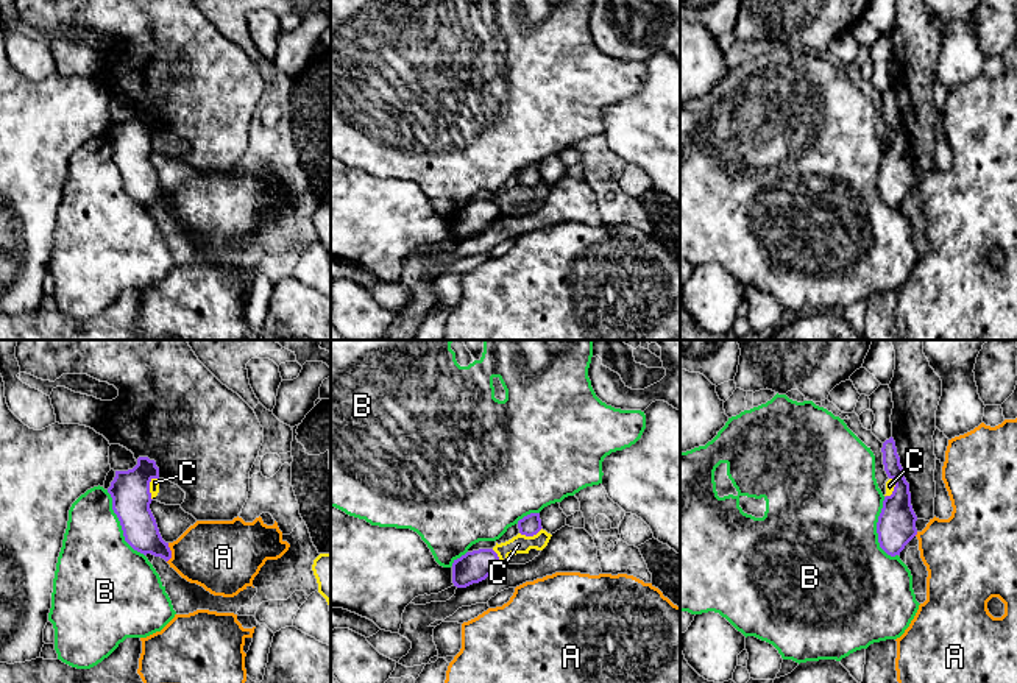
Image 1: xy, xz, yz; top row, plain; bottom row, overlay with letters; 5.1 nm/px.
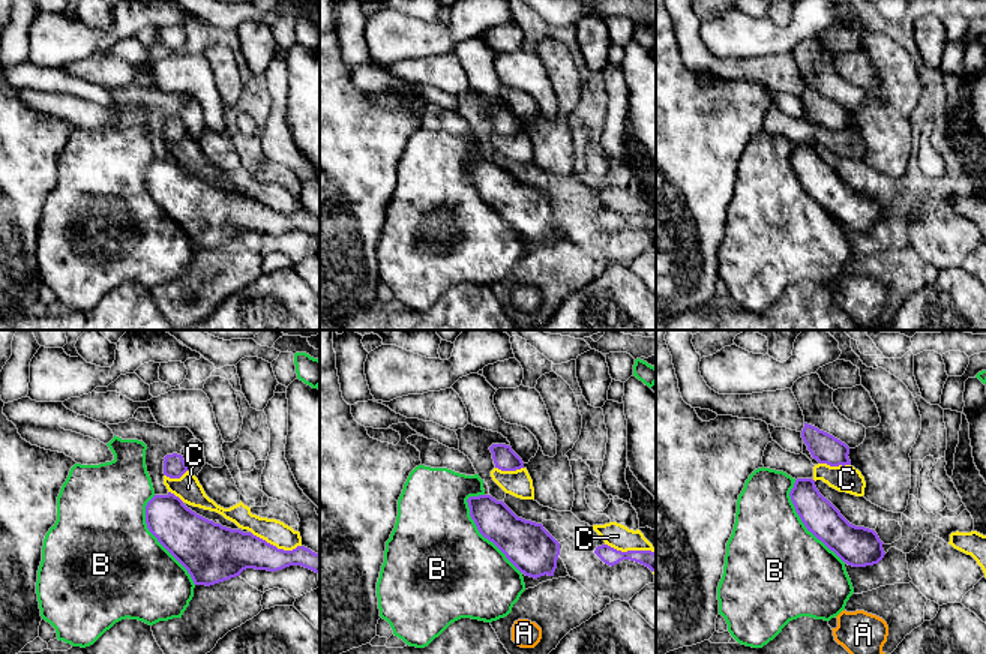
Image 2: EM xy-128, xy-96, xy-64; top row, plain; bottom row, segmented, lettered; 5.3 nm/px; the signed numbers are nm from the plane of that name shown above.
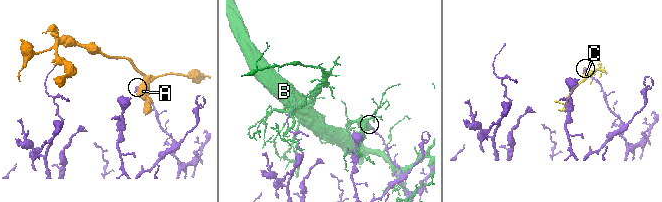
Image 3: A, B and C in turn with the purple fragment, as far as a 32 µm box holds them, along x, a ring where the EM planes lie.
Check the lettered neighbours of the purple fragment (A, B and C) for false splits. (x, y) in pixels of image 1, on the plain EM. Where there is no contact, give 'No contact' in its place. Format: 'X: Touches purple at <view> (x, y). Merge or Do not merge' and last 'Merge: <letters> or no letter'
A: Touches purple at xy (170, 203). Do not merge
B: Touches purple at xy (120, 175). Do not merge
C: Touches purple at xy (148, 138). Do not merge
Merge: no letter

